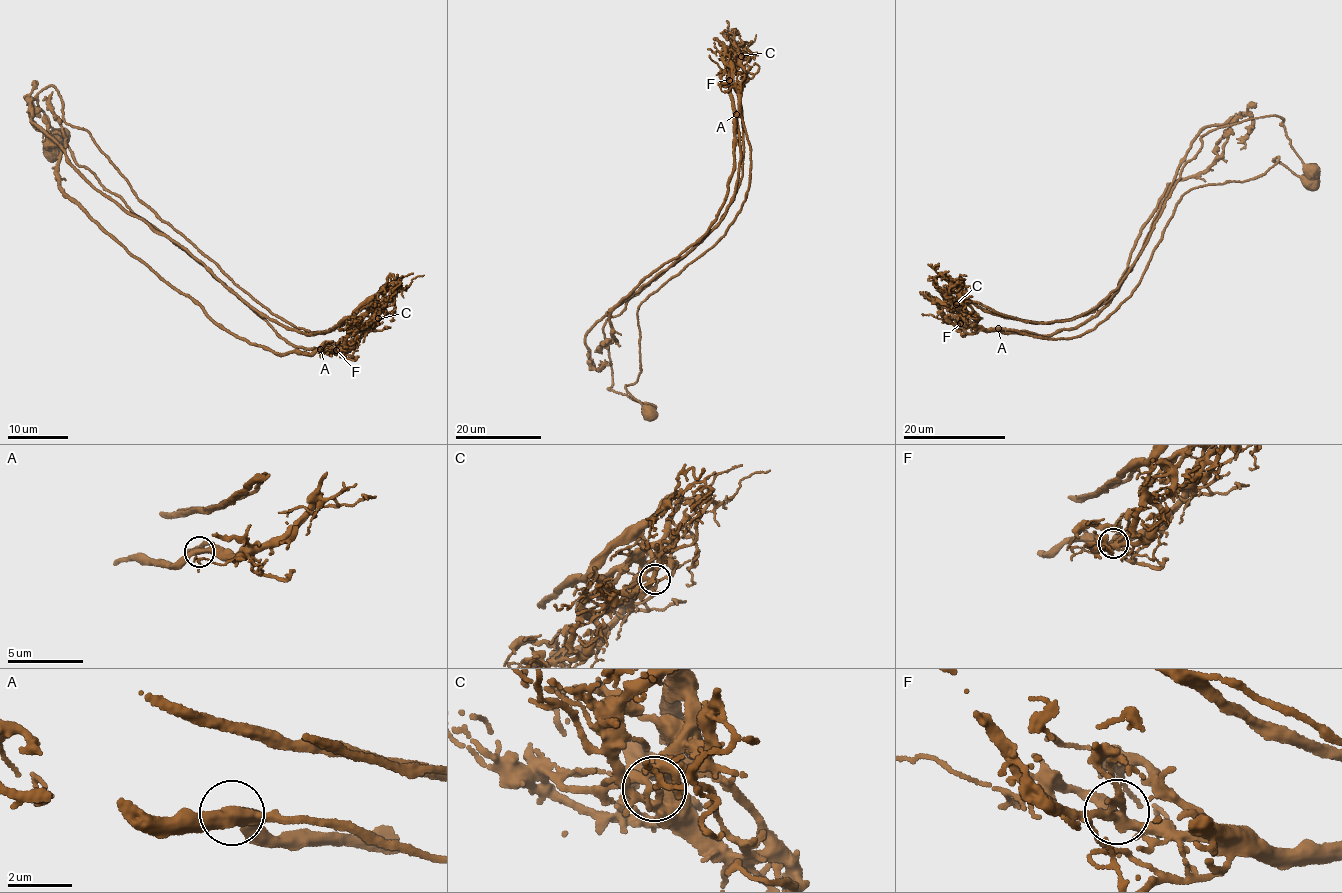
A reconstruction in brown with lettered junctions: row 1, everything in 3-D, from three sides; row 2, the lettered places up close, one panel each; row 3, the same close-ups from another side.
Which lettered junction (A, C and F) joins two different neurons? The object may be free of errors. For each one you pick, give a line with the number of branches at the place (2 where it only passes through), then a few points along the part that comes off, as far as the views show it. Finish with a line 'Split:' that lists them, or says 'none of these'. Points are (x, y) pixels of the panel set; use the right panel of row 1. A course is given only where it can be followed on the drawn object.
C: branches 3; course (956, 303), (961, 295), (1038, 322), (1093, 309), (1141, 254), (1200, 139), (1220, 127), (1278, 115), (1319, 176)
Split: C

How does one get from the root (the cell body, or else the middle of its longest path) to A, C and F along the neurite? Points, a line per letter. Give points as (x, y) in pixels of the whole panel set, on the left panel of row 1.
A: (59, 135), (50, 149), (43, 140), (58, 132), (77, 164), (279, 336), (309, 350), (325, 346), (320, 349)
C: (59, 135), (50, 149), (43, 140), (56, 132), (65, 138), (77, 164), (287, 342), (341, 351), (377, 318)
F: (59, 135), (50, 149), (43, 140), (56, 132), (65, 138), (77, 164), (279, 336), (309, 350), (336, 350)

